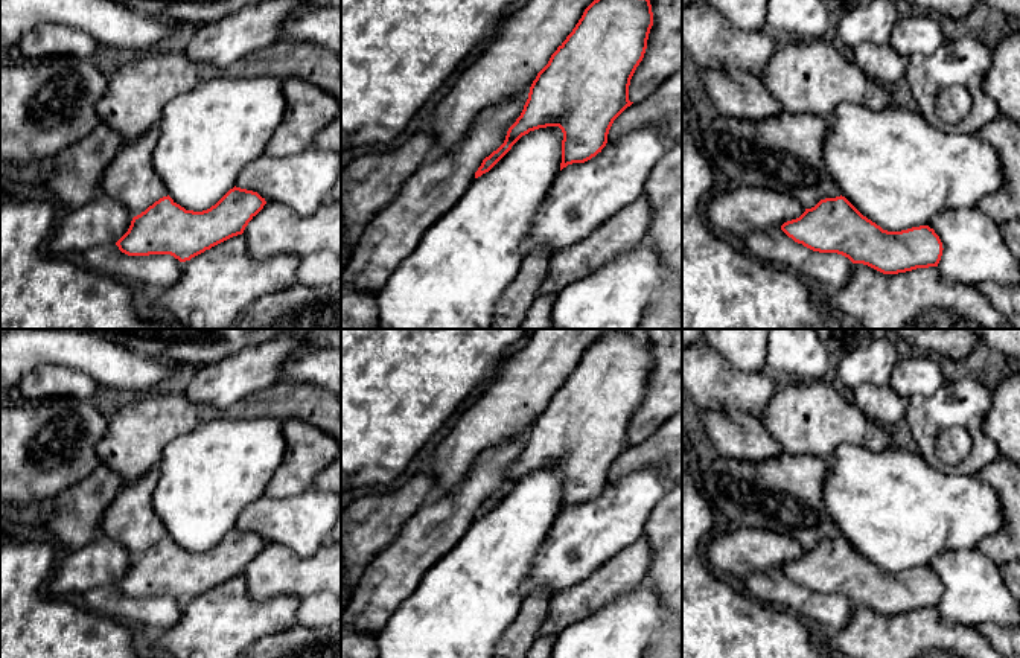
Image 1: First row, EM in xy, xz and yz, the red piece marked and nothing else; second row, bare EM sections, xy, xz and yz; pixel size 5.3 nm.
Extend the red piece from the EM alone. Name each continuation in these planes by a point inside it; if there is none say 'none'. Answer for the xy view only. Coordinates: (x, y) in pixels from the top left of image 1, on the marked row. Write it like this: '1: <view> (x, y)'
1: xy (131, 178)

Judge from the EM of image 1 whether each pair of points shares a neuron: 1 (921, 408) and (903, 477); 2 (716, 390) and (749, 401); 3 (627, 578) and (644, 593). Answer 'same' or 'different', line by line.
1: different
2: same
3: different

